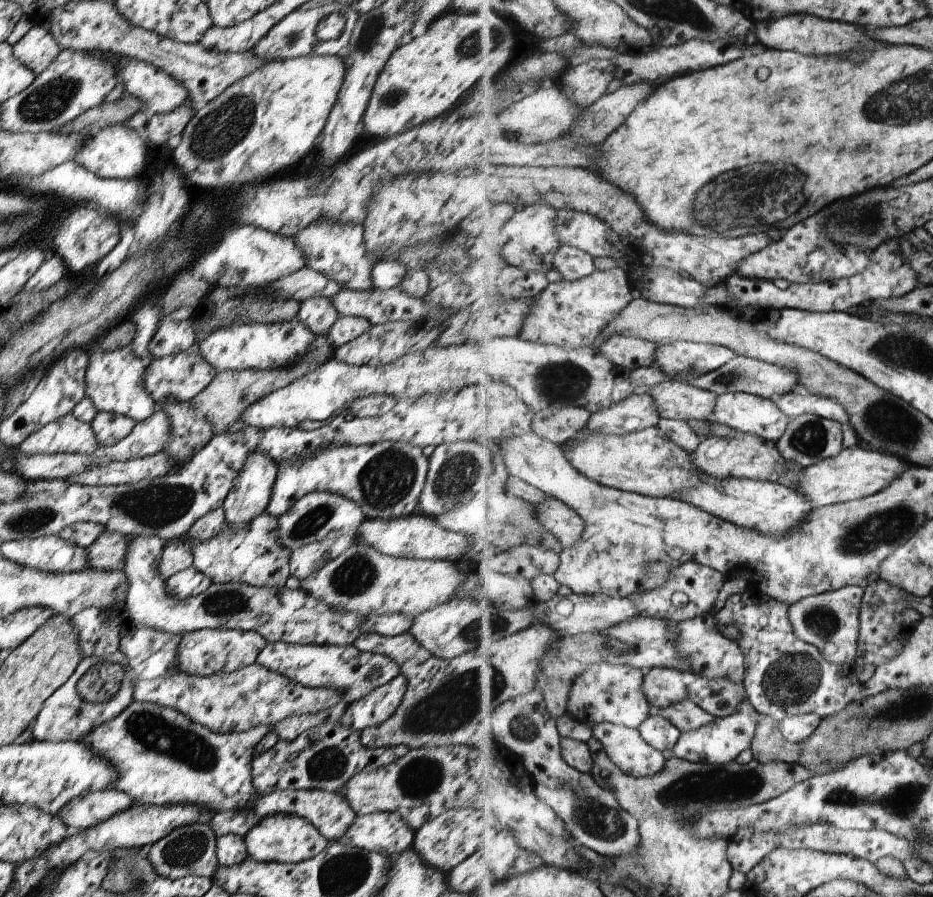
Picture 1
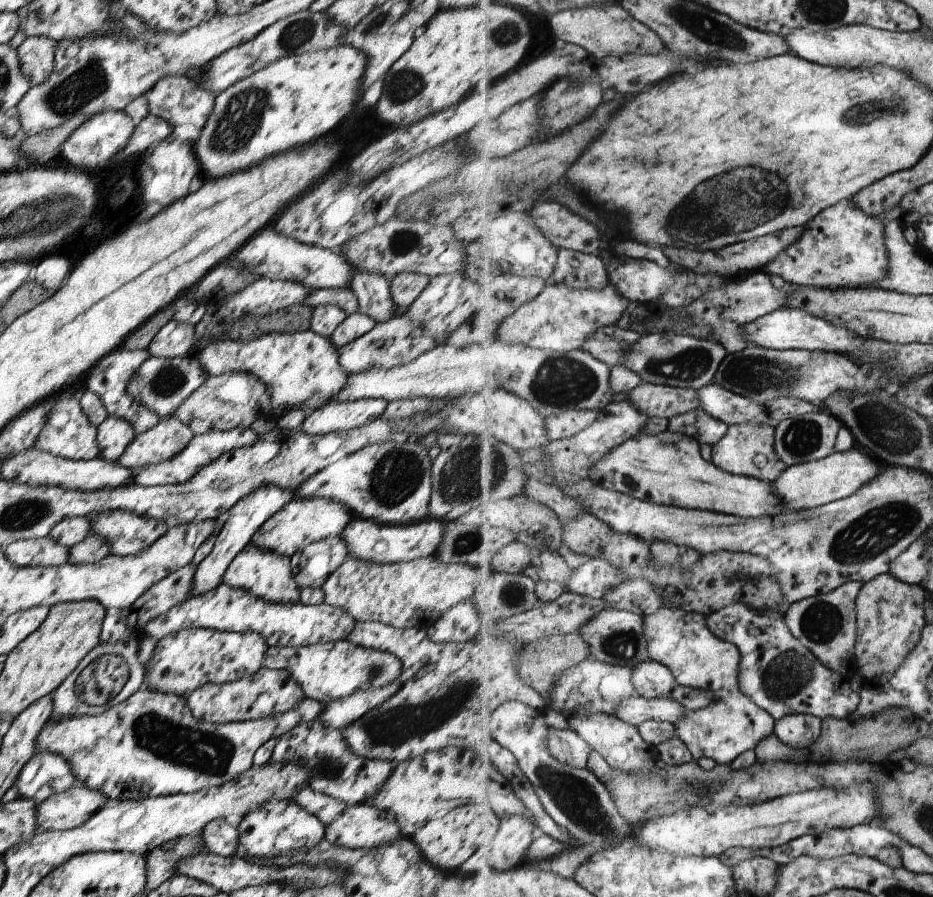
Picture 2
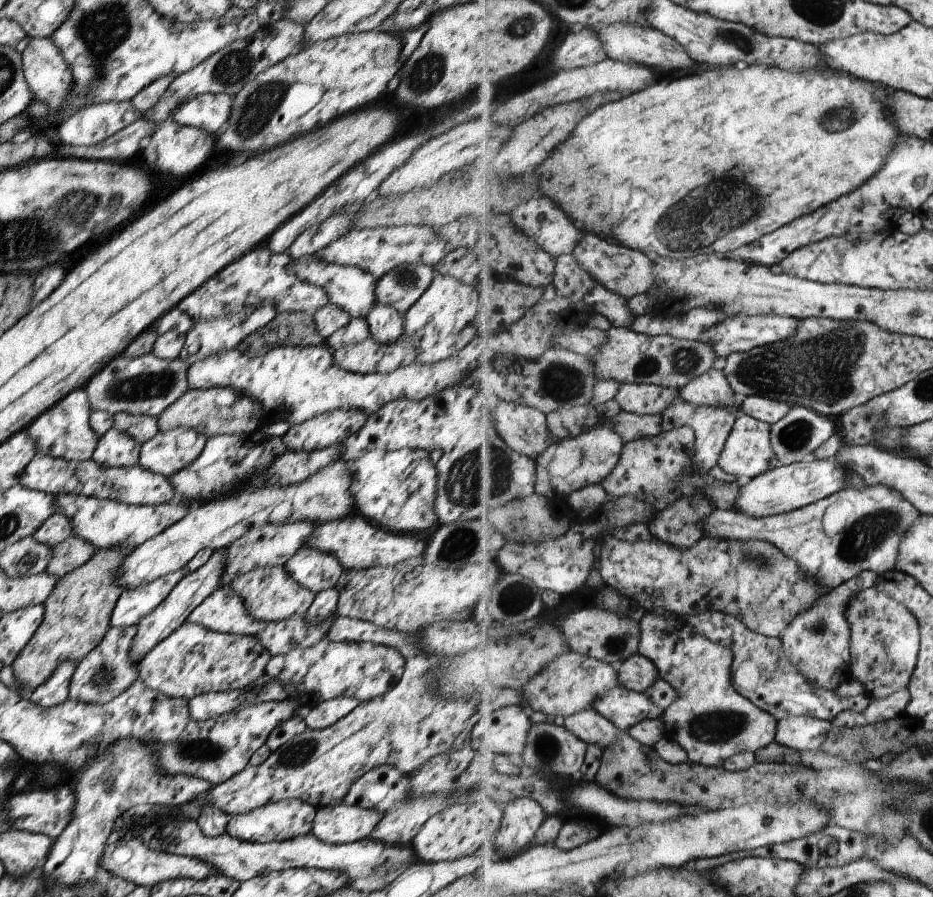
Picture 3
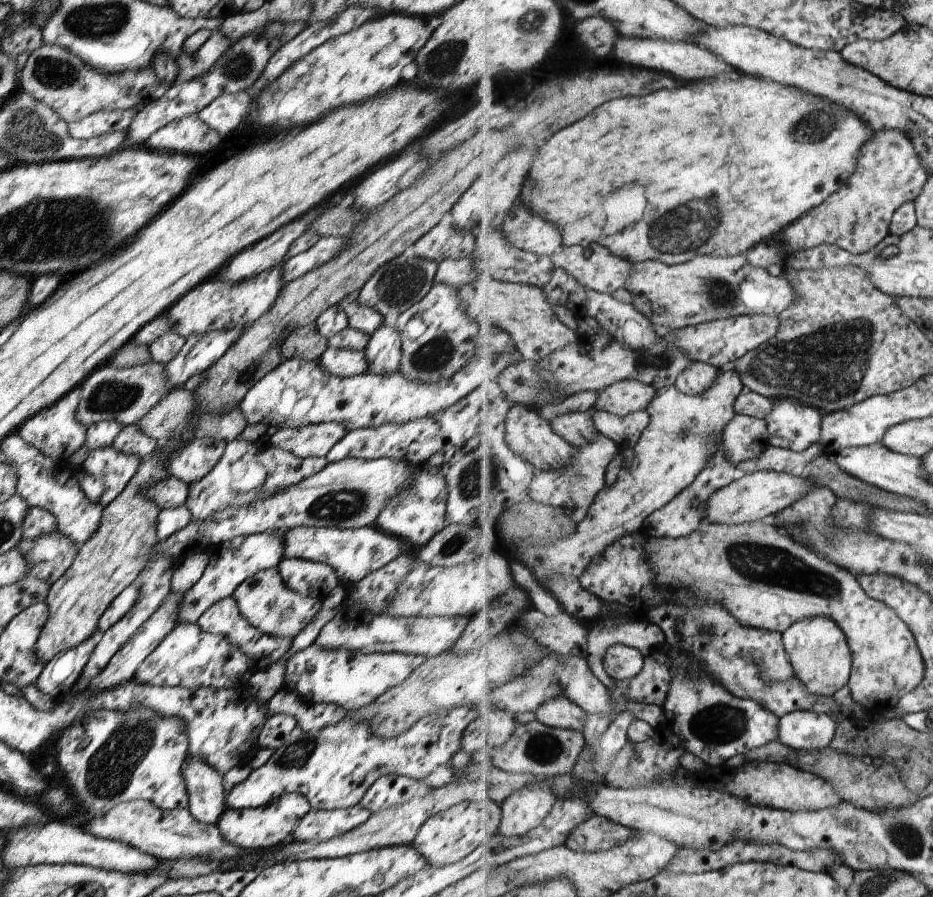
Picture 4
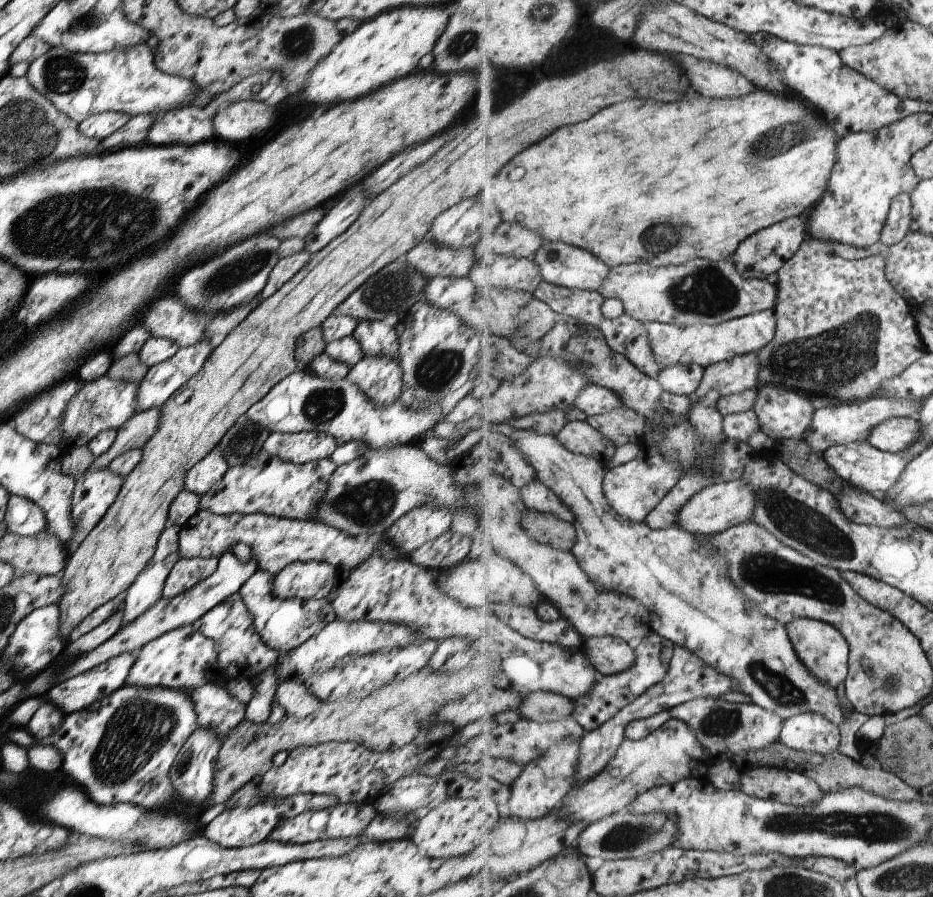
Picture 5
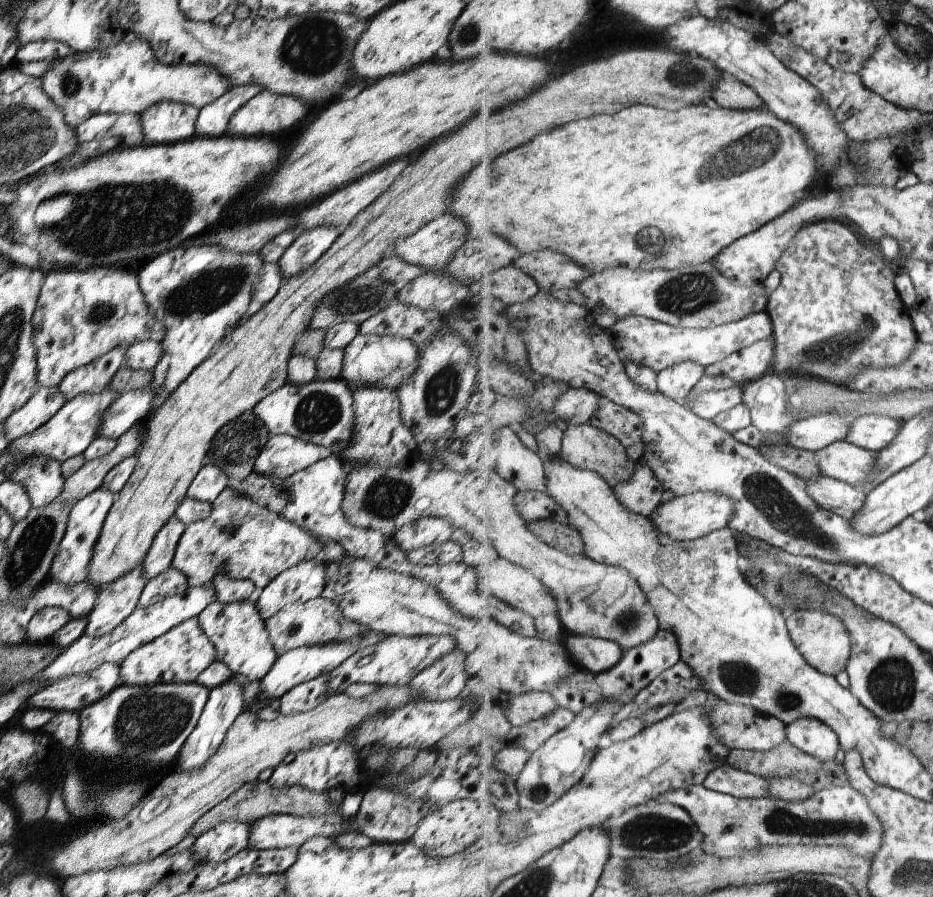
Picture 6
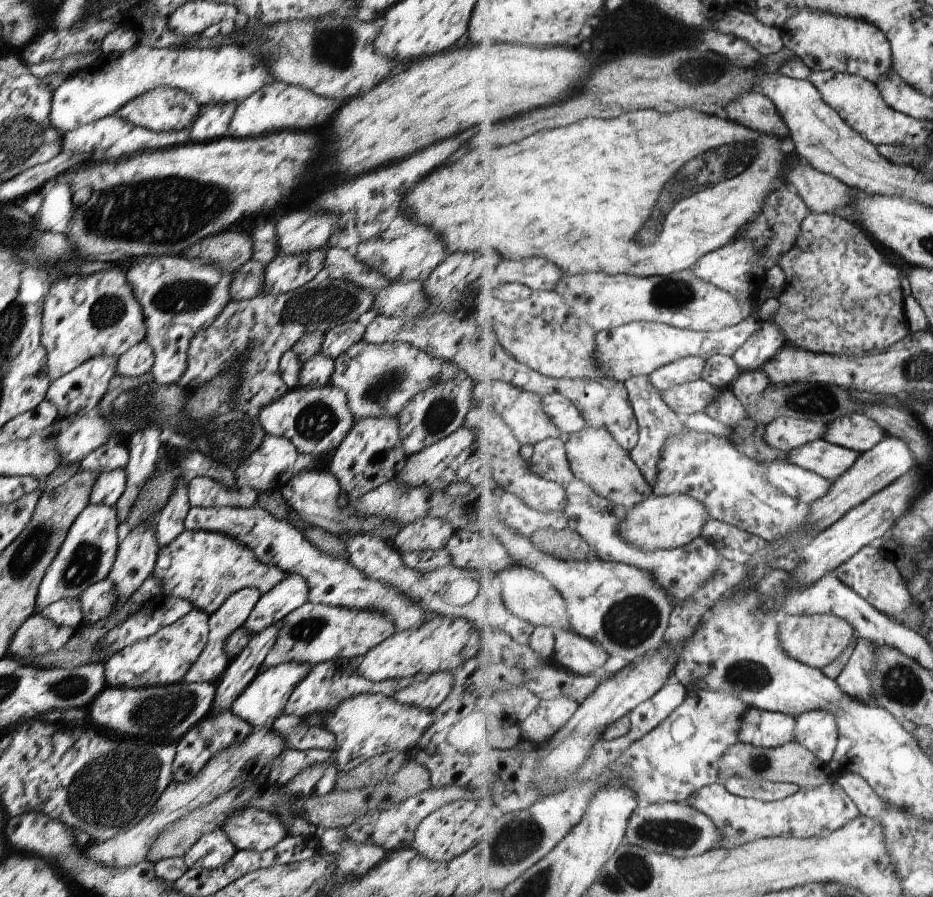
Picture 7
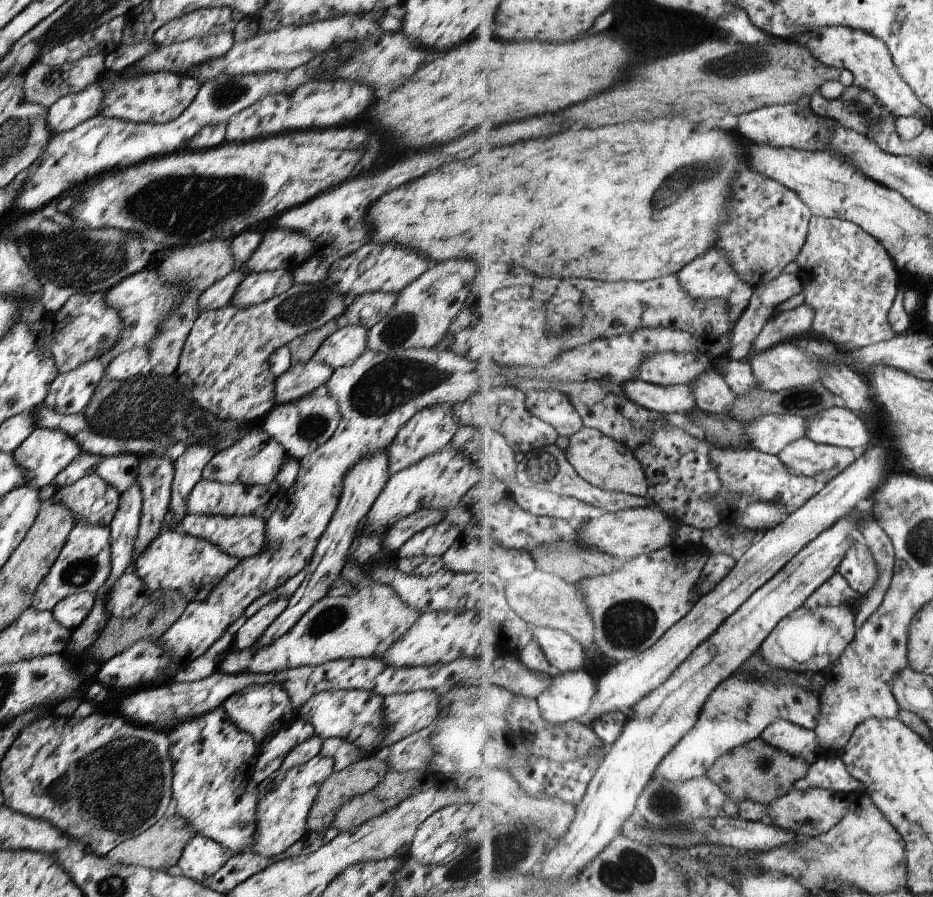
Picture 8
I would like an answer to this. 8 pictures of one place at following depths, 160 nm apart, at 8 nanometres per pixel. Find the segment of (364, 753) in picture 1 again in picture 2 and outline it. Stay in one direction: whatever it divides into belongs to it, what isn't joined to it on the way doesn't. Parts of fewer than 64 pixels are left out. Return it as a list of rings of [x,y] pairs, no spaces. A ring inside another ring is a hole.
[[[313,719],[302,722],[283,733],[271,753],[269,761],[288,762],[299,759],[310,770],[307,786],[316,793],[329,795],[346,805],[367,802],[378,793],[394,769],[393,761],[366,759],[352,753],[338,730],[325,731],[321,722]]]

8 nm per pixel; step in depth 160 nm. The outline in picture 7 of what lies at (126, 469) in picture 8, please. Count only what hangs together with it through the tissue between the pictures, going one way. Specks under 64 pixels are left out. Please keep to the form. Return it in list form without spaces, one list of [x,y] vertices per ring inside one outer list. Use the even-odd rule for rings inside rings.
[[[123,439],[117,442],[102,444],[84,456],[79,463],[80,470],[106,473],[115,469],[123,469],[128,463],[128,450]]]

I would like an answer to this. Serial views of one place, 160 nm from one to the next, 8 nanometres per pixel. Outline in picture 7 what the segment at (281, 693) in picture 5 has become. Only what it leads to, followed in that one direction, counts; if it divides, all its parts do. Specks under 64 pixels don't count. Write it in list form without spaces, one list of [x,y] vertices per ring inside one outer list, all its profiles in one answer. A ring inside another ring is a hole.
[[[336,659],[311,665],[307,674],[293,687],[289,698],[286,699],[282,714],[292,717],[305,718],[313,713],[319,713],[338,705],[346,698],[358,694],[382,694],[391,697],[399,689],[411,684],[418,676],[392,678],[384,681],[370,681],[359,676],[354,670],[352,659]]]

